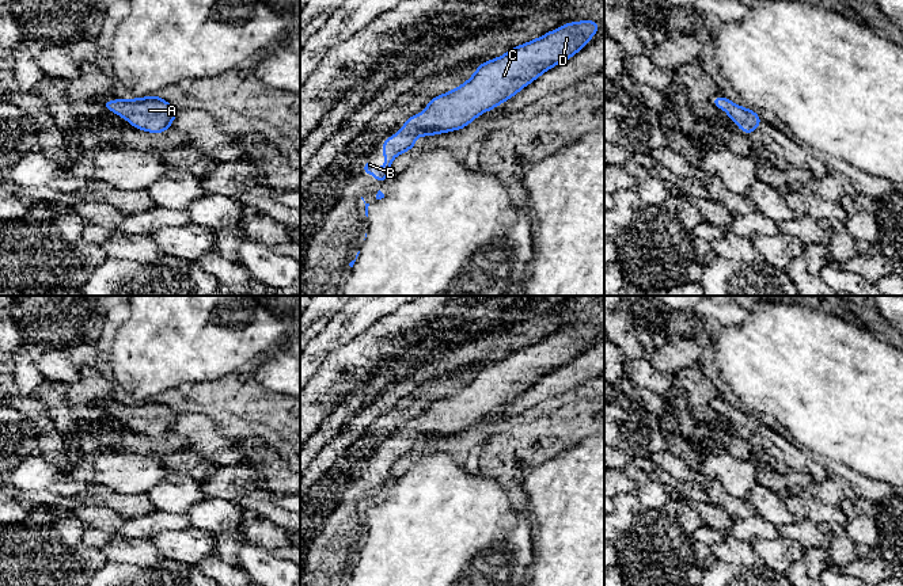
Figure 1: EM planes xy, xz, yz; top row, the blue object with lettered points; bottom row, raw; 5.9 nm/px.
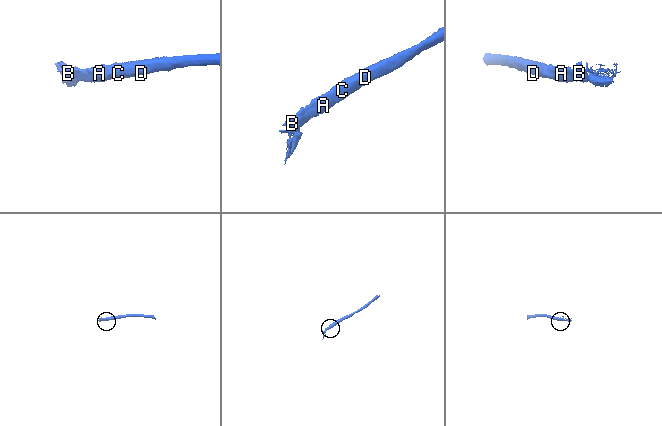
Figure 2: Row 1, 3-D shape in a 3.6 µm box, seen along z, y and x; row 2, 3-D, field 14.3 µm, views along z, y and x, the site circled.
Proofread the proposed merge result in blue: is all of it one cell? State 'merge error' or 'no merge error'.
no merge error

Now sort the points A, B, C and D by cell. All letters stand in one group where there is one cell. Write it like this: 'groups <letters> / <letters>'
groups A B C D

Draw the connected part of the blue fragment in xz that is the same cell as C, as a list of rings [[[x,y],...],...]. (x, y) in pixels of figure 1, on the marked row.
[[[596,20],[565,23],[501,57],[482,62],[466,83],[432,98],[422,113],[407,118],[397,134],[383,141],[382,170],[365,160],[363,172],[371,174],[382,184],[391,172],[392,160],[416,148],[418,136],[429,137],[466,128],[485,111],[515,96],[542,73],[584,49],[597,28]]]

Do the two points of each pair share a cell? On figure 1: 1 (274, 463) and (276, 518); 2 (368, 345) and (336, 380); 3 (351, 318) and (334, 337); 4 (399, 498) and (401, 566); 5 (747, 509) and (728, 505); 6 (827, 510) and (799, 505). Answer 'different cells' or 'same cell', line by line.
1: different cells
2: same cell
3: same cell
4: same cell
5: same cell
6: same cell

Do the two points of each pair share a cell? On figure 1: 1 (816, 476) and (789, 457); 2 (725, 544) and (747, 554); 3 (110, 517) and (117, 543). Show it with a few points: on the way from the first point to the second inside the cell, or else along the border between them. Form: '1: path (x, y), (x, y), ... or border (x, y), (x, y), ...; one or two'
1: path (809, 470), (796, 460); one
2: path (731, 550), (742, 554); one
3: border (88, 526), (117, 532); two

